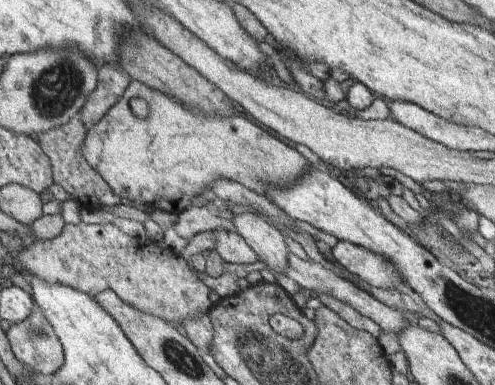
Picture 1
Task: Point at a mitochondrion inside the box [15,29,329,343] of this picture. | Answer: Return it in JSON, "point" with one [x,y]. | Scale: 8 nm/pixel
{"point":[53,92]}

